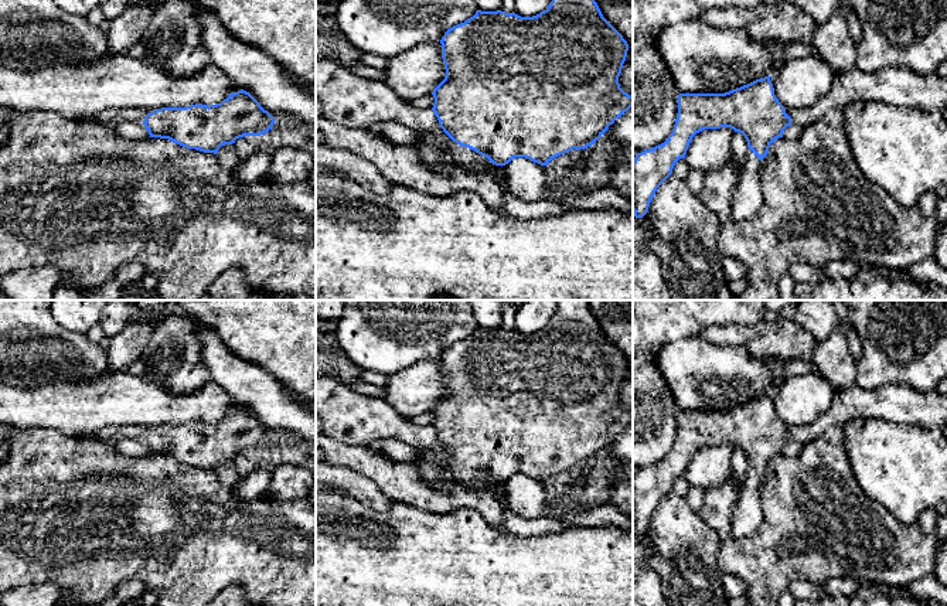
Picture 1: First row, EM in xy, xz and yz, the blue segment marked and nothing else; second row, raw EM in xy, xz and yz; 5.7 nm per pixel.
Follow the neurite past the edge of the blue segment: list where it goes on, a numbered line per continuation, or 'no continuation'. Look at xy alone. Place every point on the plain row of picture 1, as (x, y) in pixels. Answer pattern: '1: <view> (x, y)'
1: xy (113, 433)

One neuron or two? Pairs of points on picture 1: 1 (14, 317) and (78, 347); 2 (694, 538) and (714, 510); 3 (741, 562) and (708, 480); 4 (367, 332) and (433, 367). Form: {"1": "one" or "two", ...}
{"1": "one", "2": "two", "3": "two", "4": "two"}

